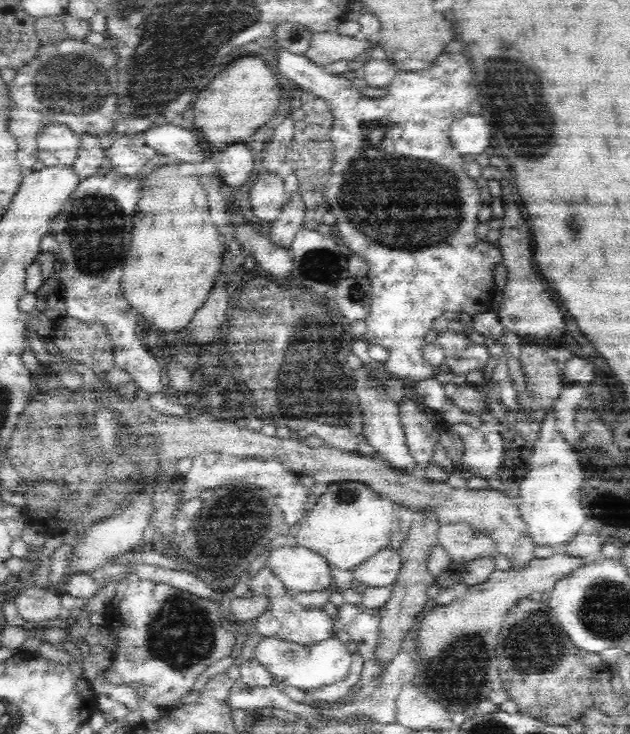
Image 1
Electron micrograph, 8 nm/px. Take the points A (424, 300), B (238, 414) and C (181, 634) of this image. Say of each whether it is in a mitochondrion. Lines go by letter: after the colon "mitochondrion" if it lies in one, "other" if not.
A: other
B: other
C: mitochondrion

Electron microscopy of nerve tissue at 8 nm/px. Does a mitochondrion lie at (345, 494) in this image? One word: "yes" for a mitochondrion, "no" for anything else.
yes

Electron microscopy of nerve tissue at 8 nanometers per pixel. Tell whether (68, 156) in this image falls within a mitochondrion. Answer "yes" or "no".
no

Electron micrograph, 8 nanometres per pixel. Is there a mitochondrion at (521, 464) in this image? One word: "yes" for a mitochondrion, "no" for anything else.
no

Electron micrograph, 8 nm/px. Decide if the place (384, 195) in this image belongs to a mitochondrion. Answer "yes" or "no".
yes

